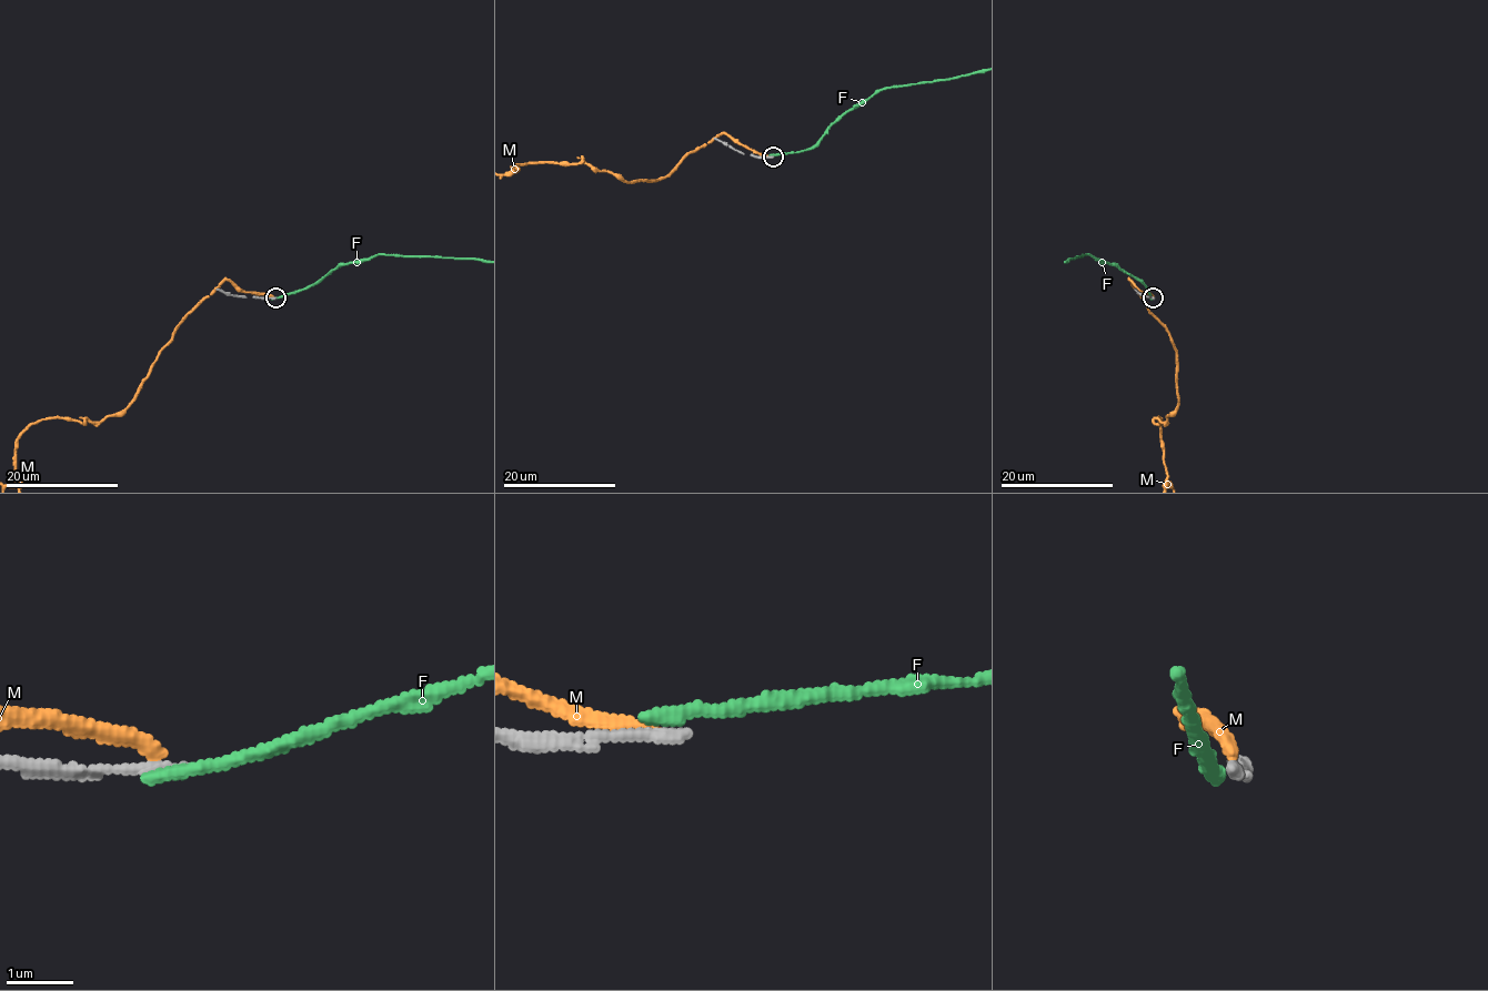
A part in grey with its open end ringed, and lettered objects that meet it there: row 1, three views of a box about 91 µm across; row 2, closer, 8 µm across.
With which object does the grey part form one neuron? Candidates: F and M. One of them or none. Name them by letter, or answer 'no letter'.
no letter

